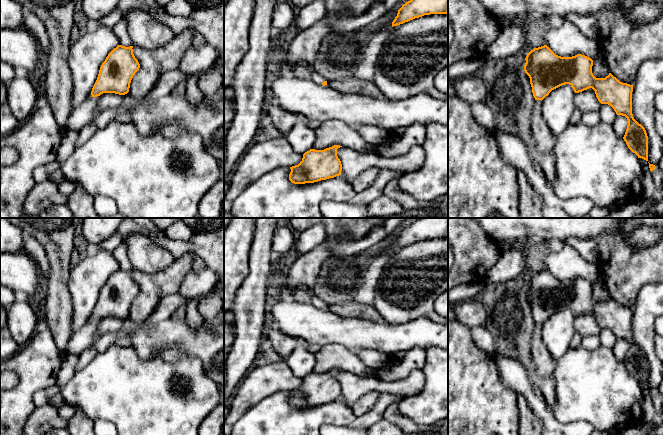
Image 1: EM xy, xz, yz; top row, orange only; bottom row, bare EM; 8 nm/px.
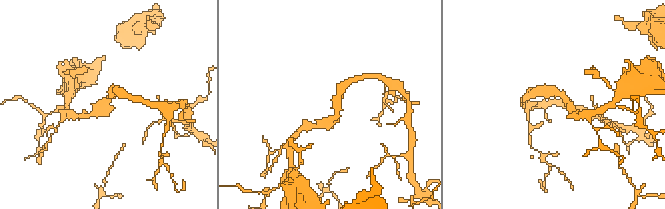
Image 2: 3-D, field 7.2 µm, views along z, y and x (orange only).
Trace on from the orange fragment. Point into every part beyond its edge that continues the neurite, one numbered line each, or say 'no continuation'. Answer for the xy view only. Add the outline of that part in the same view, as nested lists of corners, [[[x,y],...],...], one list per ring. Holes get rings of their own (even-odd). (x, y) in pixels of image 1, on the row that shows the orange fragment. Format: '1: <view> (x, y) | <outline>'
1: xy (83, 113) | [[[90,92],[86,100],[73,108],[67,119],[67,131],[79,131],[84,125],[93,120],[99,97],[93,97]]]

